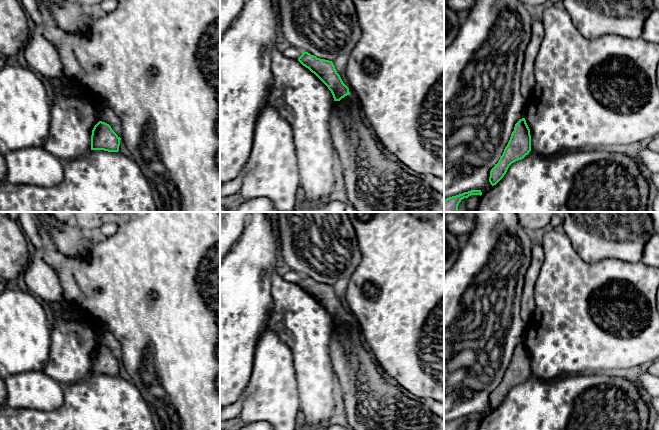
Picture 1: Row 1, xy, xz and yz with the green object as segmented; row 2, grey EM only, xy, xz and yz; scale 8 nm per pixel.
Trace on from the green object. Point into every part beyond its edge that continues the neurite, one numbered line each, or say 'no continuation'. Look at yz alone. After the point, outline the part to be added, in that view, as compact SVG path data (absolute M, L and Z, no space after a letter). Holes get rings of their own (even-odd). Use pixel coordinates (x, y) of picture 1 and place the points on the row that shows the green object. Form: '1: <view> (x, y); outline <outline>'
no continuation

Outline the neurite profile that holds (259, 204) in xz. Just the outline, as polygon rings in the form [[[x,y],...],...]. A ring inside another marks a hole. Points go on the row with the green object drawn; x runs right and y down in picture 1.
[[[256,197],[244,201],[234,212],[277,212],[271,200],[265,197]]]

